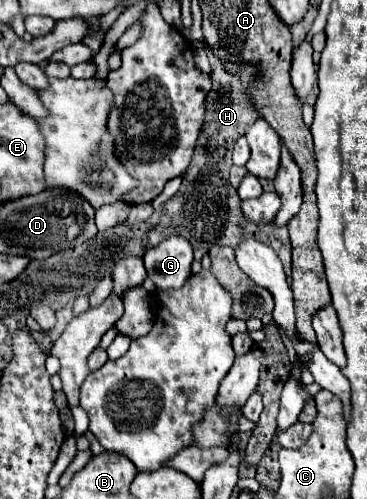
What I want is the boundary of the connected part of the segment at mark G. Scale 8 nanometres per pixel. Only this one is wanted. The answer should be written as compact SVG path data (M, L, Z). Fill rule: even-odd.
M169 237L143 255L143 265L157 289L177 289L191 277L193 249L183 237Z

